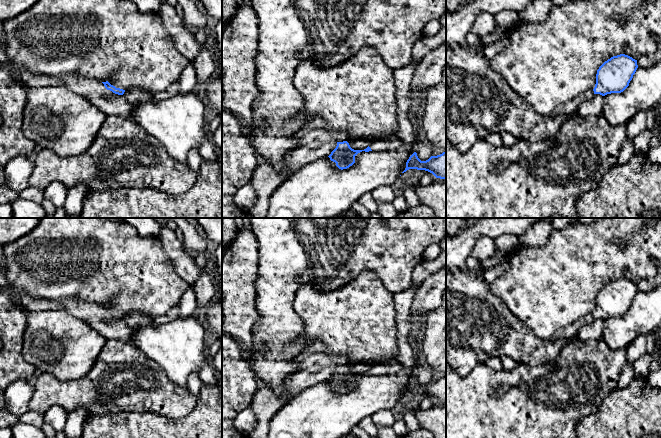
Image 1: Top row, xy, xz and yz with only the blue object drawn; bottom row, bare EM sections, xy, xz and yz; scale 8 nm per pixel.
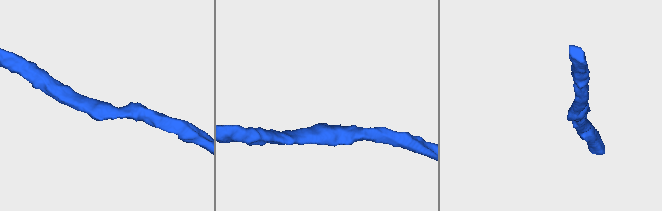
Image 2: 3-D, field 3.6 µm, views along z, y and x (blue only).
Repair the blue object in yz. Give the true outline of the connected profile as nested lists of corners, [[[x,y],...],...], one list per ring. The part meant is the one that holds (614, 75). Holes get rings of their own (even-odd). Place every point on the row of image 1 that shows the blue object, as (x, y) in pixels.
[[[628,55],[611,57],[597,70],[594,94],[605,96],[623,92],[629,86],[637,68],[637,60]]]

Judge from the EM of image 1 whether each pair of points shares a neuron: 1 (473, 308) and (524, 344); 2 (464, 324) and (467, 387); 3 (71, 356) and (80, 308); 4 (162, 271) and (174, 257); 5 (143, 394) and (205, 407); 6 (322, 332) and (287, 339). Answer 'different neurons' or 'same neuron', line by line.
1: same neuron
2: different neurons
3: different neurons
4: different neurons
5: different neurons
6: different neurons

